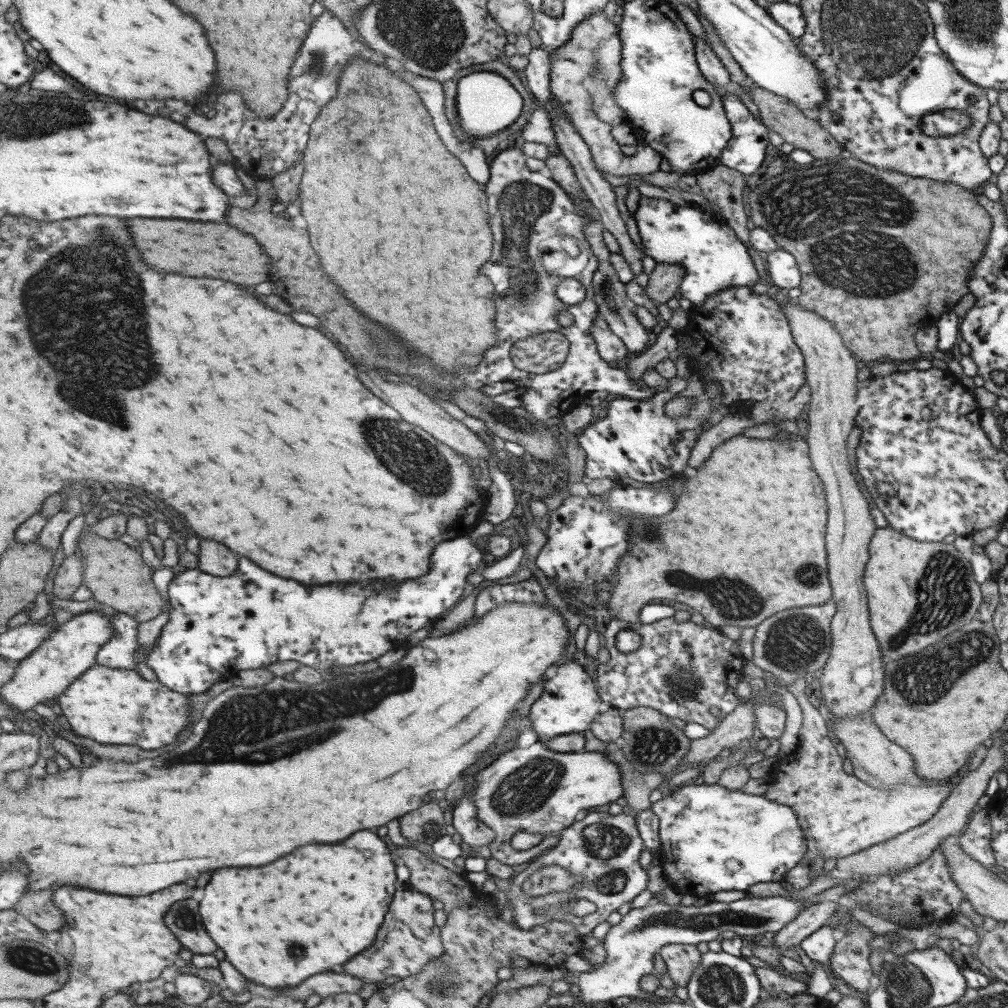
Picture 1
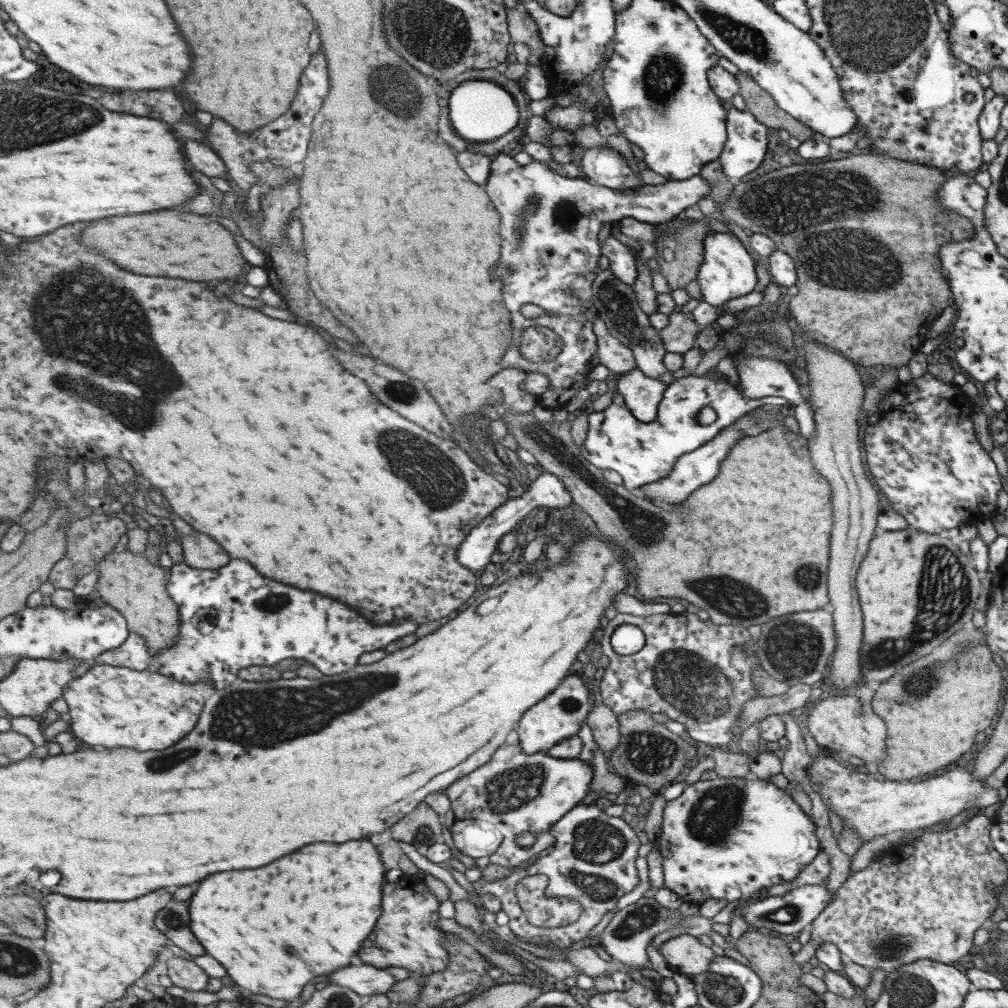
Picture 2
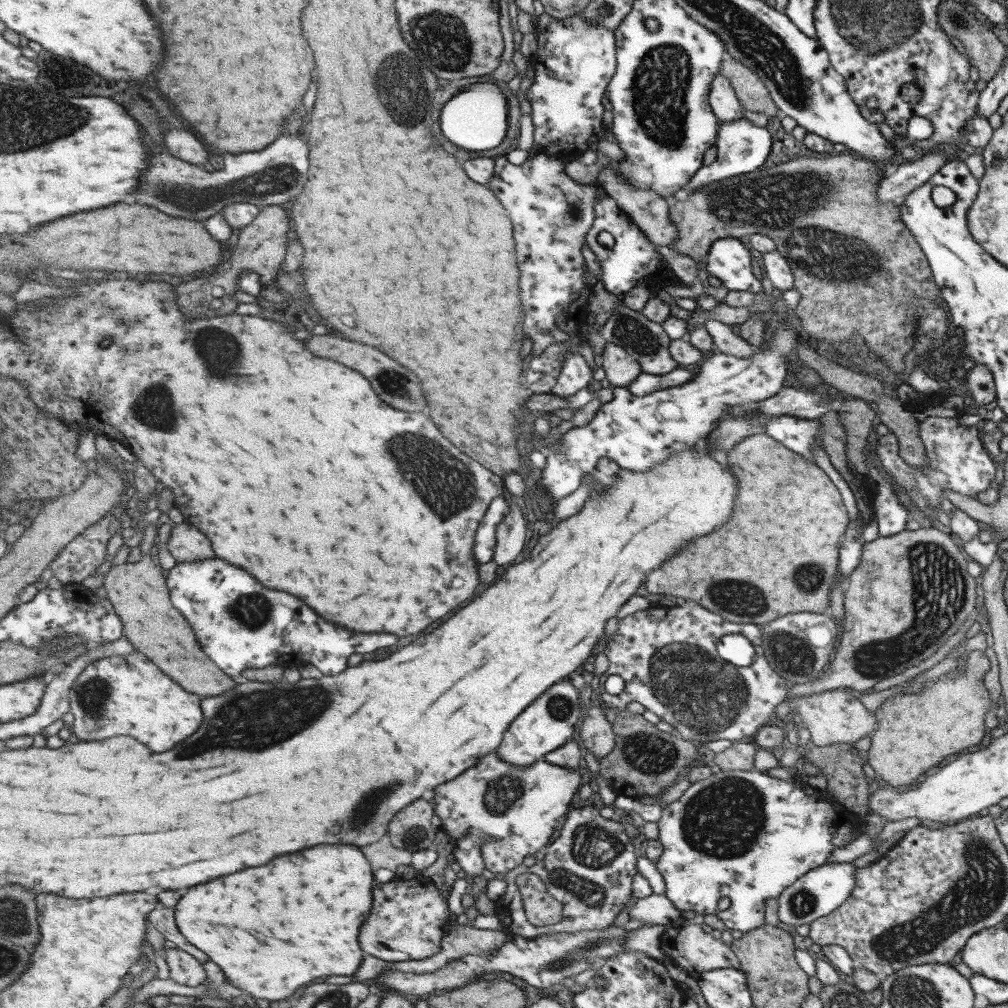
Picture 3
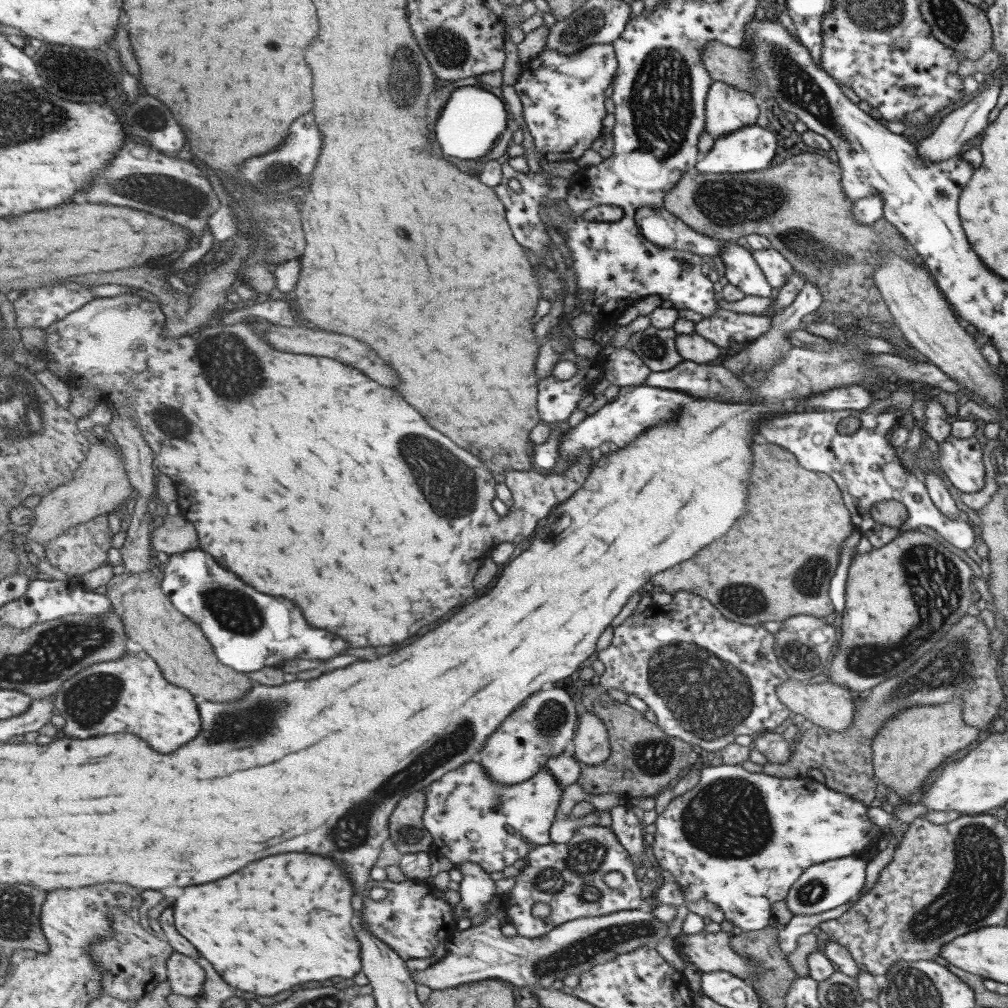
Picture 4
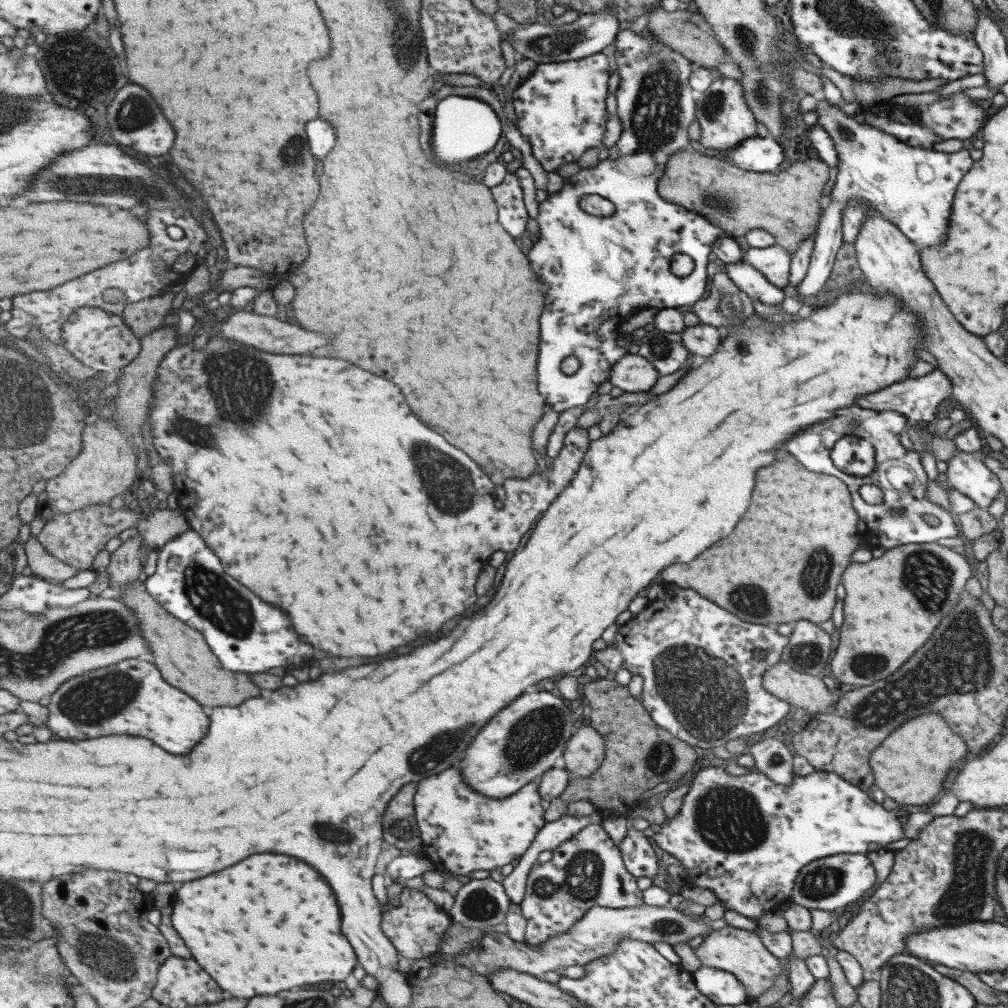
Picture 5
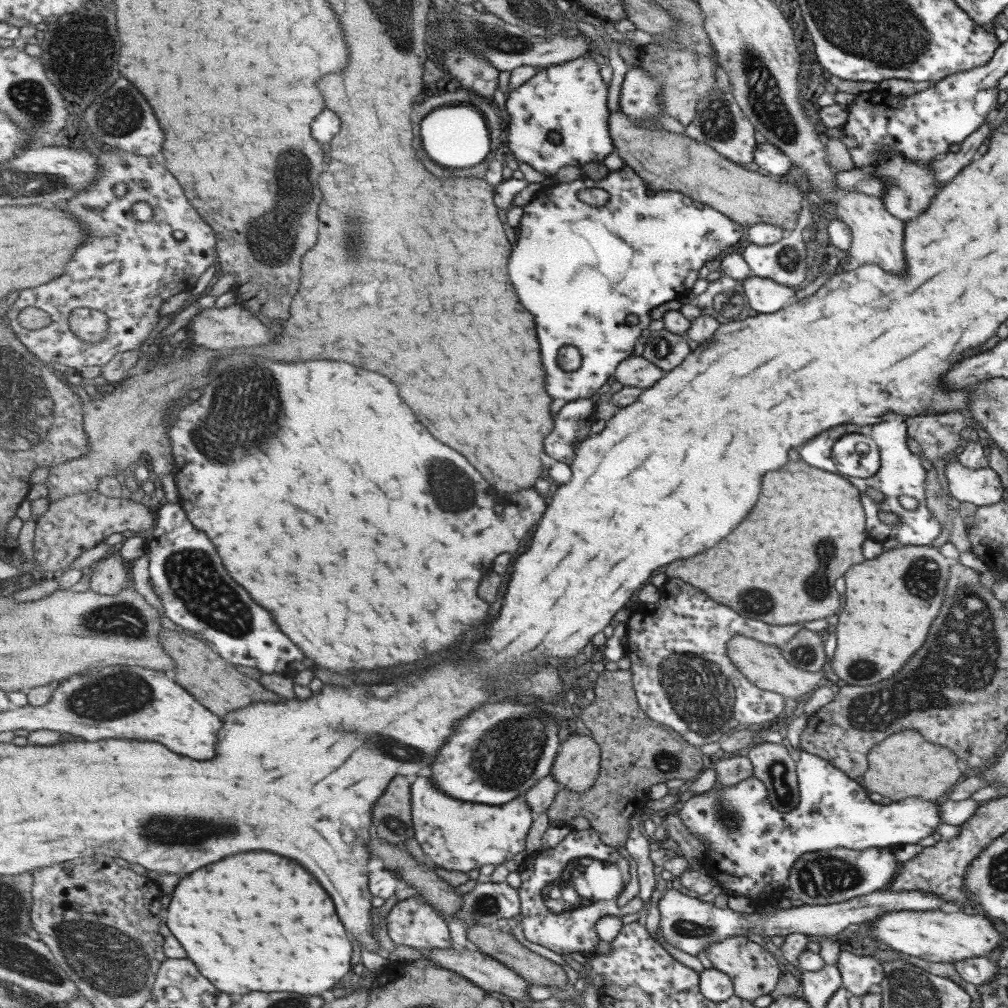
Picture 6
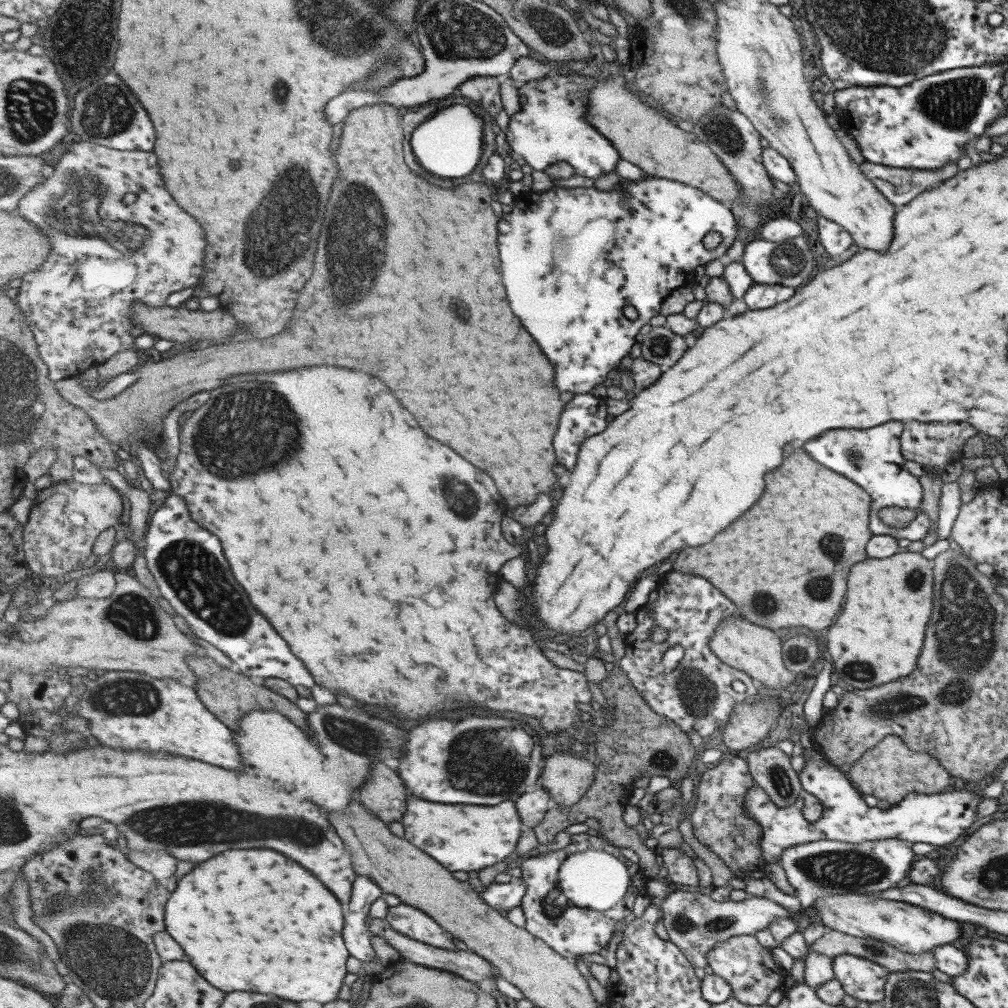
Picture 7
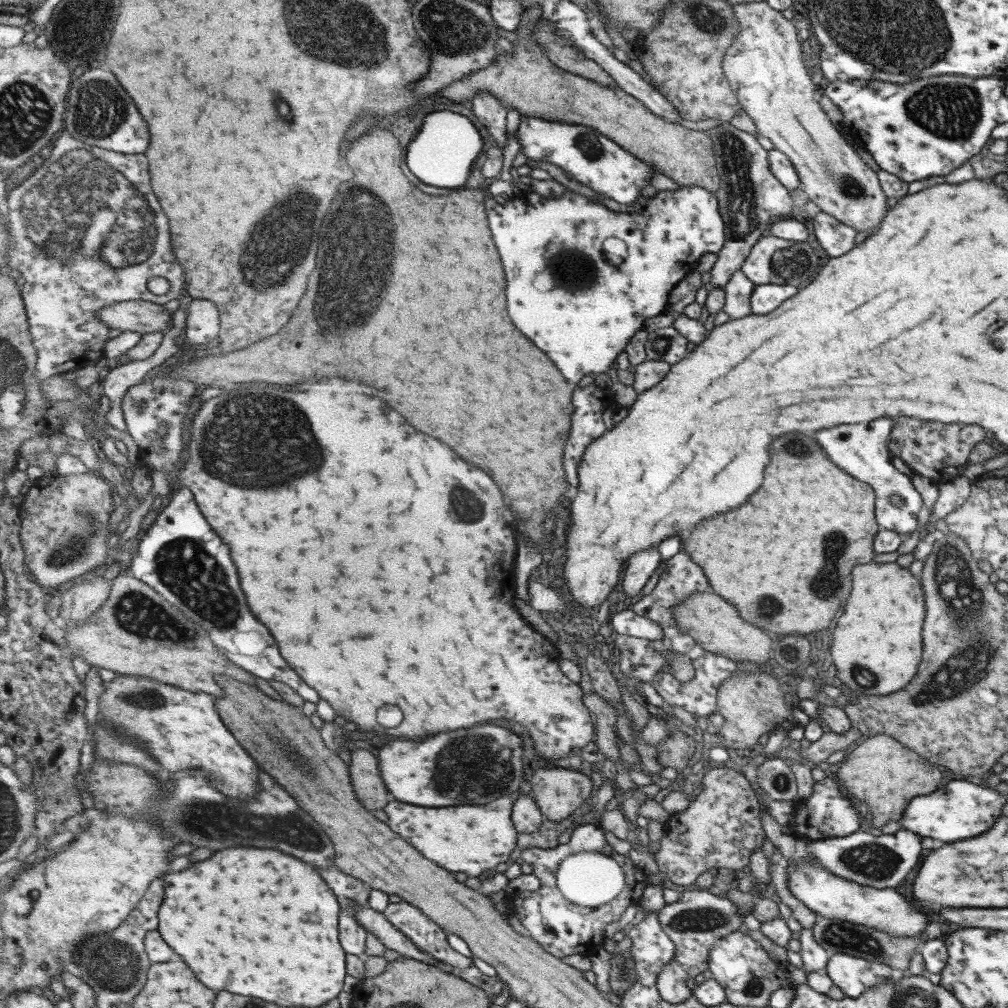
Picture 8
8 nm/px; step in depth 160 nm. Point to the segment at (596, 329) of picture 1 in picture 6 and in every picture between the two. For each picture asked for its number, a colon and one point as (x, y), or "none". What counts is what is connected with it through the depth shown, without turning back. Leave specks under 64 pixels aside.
2: (616, 356)
3: (622, 369)
4: (624, 368)
5: (634, 373)
6: (636, 371)

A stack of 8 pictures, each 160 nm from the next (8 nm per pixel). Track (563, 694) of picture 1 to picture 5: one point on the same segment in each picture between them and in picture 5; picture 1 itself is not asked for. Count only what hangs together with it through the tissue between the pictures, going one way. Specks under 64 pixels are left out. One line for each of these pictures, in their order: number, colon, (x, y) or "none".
2: (560, 716)
3: (550, 722)
4: (545, 726)
5: (523, 743)

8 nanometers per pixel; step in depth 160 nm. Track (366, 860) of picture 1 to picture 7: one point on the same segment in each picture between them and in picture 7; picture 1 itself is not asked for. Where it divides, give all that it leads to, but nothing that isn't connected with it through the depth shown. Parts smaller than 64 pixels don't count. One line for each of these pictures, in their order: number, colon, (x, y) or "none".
2: (314, 909)
3: (272, 929)
4: (284, 921)
5: (227, 919)
6: (272, 927)
7: (254, 920)

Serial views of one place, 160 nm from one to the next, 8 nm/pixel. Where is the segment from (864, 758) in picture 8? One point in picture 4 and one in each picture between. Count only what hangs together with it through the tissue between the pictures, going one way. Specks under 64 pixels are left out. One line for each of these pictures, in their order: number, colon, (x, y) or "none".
4: (914, 741)
5: (910, 763)
6: (904, 764)
7: (888, 771)

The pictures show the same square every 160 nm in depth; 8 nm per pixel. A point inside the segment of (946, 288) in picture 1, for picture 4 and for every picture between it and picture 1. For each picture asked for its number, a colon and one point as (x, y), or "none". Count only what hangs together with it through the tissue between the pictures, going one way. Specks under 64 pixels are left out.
2: (871, 295)
3: (813, 209)
4: (803, 194)

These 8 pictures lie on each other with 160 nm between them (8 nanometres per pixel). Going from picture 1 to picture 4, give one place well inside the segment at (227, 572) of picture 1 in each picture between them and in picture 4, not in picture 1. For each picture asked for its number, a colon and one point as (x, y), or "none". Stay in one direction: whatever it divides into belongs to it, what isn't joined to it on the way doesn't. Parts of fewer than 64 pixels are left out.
2: (200, 551)
3: (186, 544)
4: (173, 534)

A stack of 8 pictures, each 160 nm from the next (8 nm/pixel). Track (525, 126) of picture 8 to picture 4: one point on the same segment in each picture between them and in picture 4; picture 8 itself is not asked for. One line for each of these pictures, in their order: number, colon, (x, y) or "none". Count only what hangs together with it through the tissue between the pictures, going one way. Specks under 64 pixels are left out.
4: (563, 95)
5: (561, 107)
6: (560, 117)
7: (551, 127)

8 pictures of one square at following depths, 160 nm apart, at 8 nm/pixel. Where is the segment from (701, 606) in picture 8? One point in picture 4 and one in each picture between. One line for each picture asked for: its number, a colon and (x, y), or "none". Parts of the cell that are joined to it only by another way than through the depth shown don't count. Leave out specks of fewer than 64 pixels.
4: (831, 707)
5: (807, 693)
6: (762, 664)
7: (754, 650)

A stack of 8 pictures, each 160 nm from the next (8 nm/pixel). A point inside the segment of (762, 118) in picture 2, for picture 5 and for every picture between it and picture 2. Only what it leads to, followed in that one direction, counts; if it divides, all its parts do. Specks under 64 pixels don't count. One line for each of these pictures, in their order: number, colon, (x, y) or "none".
3: (753, 96)
4: (726, 64)
5: (687, 32)

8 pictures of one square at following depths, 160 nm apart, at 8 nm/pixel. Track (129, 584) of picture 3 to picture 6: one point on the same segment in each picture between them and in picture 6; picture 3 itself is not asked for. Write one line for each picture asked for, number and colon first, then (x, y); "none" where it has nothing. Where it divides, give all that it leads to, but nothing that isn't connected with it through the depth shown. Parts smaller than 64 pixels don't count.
4: (188, 657)
5: (182, 654)
6: (200, 669)

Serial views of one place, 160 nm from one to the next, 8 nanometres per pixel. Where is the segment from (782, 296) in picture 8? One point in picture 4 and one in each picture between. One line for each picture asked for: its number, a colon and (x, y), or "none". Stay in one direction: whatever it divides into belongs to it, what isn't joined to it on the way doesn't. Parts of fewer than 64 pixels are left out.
4: (740, 270)
5: (745, 277)
6: (764, 296)
7: (758, 296)

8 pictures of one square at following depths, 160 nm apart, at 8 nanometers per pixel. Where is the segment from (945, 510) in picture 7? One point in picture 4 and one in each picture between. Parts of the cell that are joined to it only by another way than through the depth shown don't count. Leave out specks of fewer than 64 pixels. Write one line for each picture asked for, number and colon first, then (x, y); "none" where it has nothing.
4: (960, 460)
5: (965, 474)
6: (981, 487)

